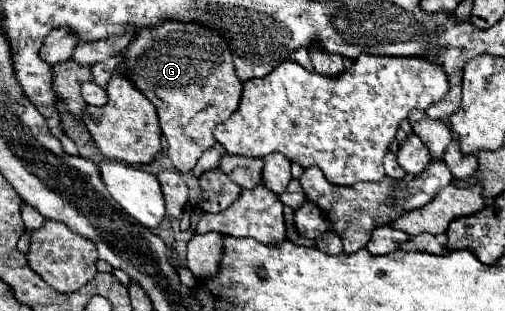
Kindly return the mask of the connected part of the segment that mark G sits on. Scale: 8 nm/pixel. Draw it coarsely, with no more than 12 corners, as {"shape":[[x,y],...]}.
{"shape":[[198,22],[140,28],[124,62],[156,106],[168,156],[190,172],[242,82],[226,42]]}

